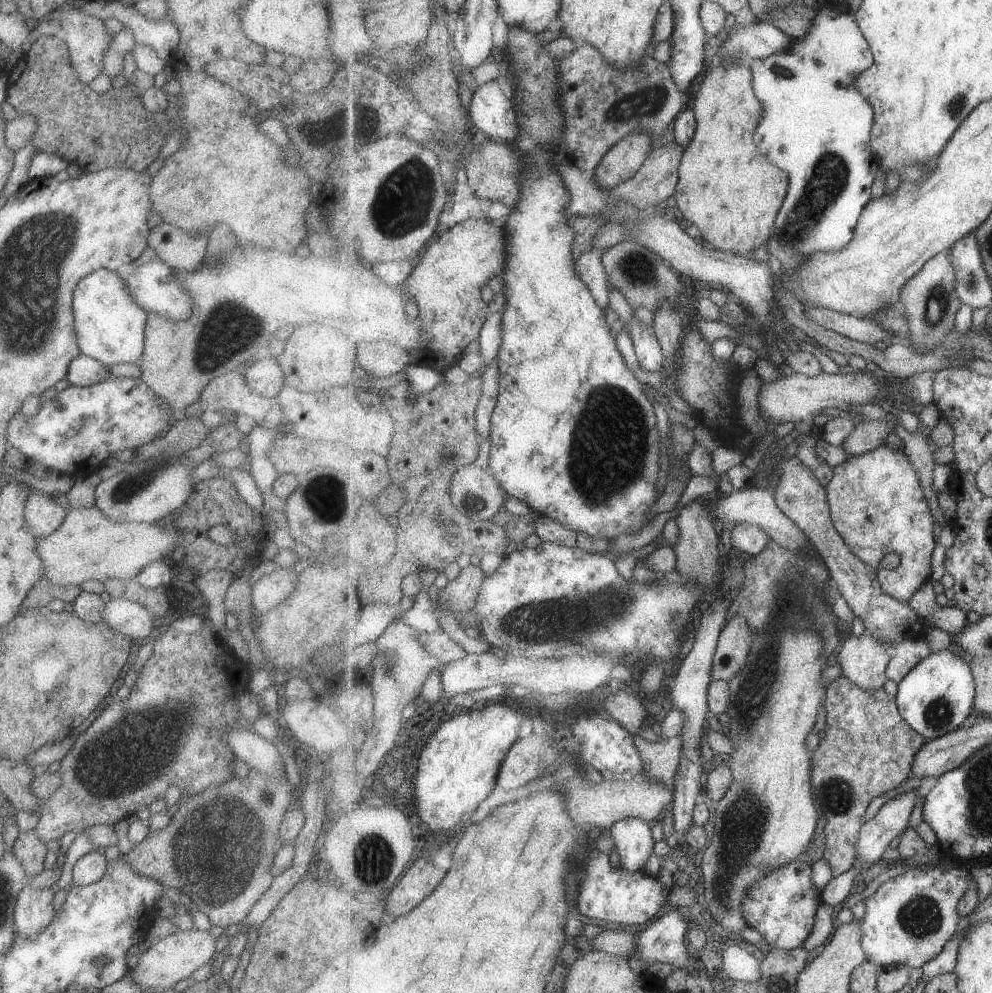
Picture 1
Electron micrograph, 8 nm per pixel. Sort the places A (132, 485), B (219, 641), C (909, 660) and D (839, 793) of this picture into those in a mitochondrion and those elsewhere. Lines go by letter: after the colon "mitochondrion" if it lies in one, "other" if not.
A: mitochondrion
B: other
C: other
D: mitochondrion

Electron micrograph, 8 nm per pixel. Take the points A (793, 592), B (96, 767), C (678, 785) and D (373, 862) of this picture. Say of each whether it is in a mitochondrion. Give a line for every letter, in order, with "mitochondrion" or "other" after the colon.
A: mitochondrion
B: mitochondrion
C: other
D: mitochondrion

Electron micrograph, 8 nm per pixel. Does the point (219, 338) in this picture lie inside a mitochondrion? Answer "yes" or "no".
yes

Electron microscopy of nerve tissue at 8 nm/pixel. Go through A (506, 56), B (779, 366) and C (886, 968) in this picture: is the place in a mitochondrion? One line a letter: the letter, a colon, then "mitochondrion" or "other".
A: other
B: other
C: other

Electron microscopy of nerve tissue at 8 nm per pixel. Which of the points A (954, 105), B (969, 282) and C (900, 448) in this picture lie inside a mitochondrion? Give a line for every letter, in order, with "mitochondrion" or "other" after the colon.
A: mitochondrion
B: mitochondrion
C: other

